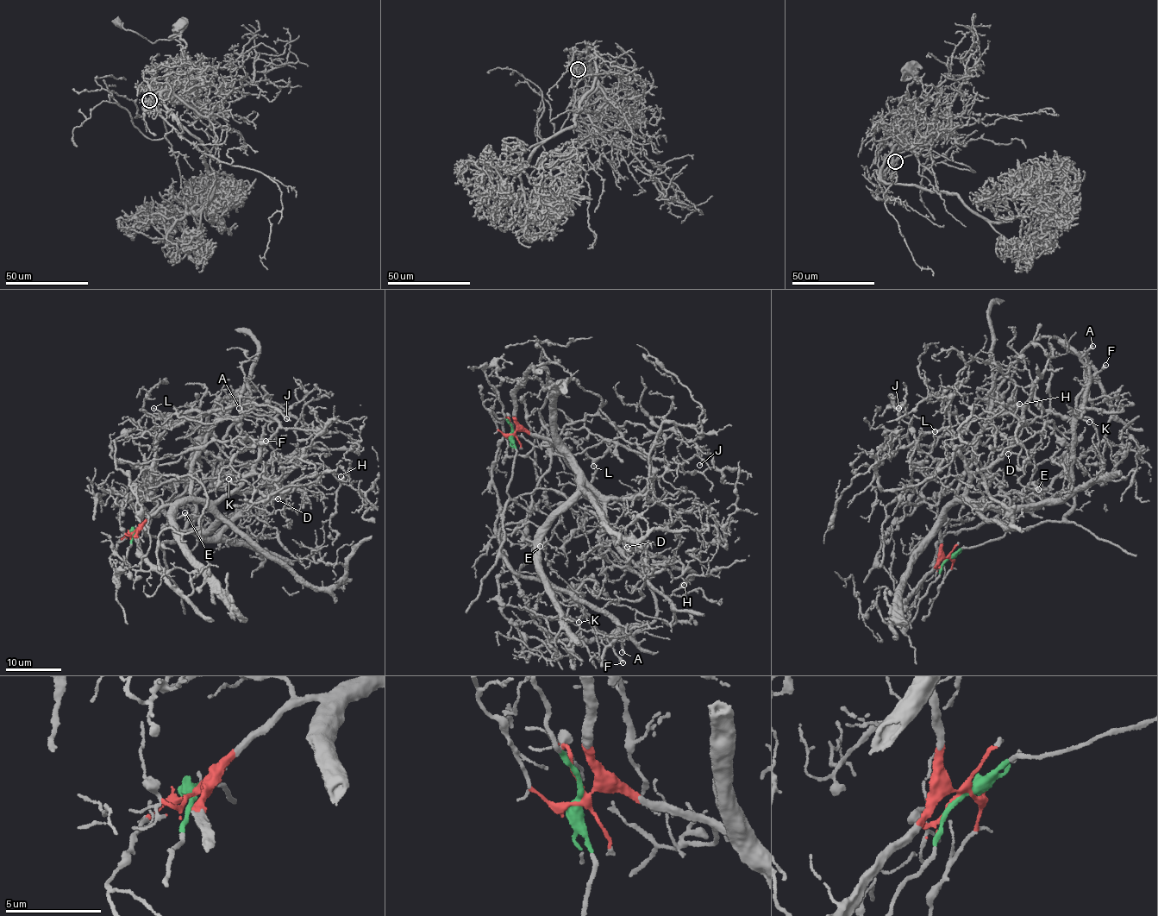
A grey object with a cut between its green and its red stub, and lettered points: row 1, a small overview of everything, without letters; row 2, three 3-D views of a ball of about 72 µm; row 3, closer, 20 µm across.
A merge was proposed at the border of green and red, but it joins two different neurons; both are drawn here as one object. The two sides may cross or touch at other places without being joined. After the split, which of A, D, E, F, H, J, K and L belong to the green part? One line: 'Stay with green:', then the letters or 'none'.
Stay with green: A, F, J, K, L

